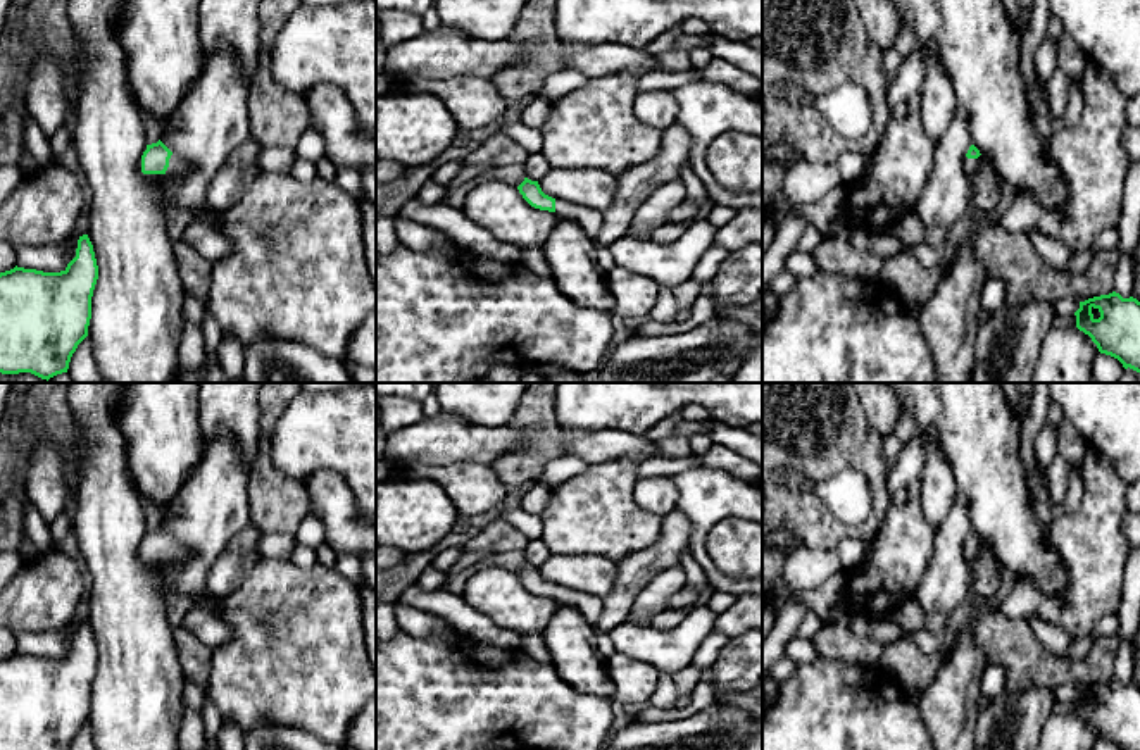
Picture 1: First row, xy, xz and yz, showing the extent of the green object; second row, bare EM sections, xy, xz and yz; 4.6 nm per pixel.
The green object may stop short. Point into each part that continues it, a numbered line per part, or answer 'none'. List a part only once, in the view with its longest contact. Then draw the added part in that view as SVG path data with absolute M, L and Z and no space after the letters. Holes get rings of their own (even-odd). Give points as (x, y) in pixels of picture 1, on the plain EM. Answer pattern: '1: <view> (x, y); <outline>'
1: xy (178, 554); M176 540L169 545L169 553L166 557L167 562L183 564L191 559L191 553L186 547L179 545Z

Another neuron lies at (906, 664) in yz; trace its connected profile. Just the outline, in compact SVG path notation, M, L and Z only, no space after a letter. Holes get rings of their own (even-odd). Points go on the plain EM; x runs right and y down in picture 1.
M900 638L885 645L878 667L905 693L923 691L931 684L938 669L949 659L949 648L924 653L914 640Z

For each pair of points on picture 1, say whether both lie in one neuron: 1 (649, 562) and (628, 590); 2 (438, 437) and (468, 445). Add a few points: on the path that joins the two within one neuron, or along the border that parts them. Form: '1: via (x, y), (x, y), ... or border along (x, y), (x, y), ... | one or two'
1: via (642, 569), (628, 583) | one
2: via (445, 438), (461, 442) | one

